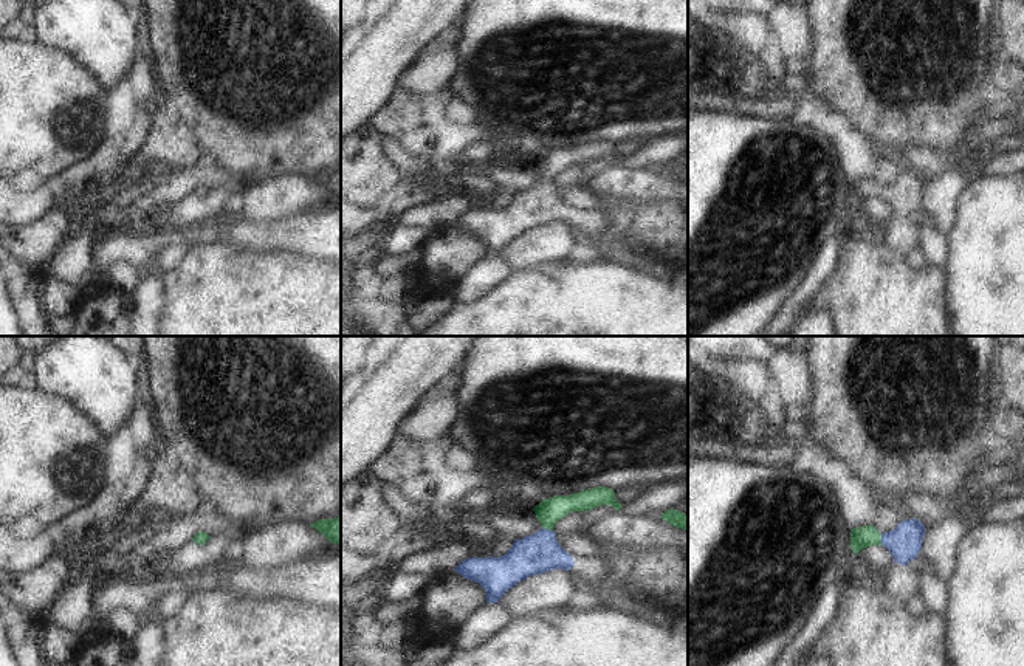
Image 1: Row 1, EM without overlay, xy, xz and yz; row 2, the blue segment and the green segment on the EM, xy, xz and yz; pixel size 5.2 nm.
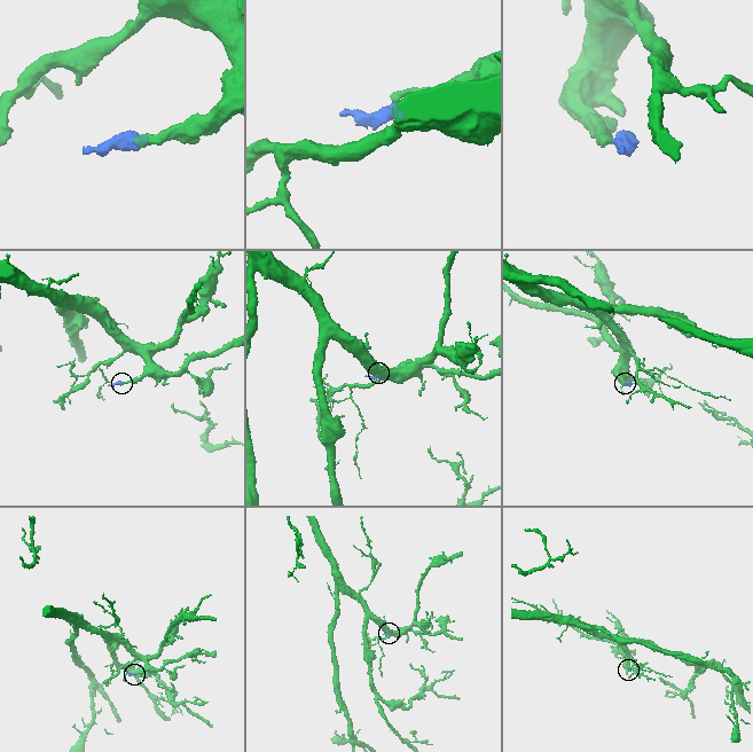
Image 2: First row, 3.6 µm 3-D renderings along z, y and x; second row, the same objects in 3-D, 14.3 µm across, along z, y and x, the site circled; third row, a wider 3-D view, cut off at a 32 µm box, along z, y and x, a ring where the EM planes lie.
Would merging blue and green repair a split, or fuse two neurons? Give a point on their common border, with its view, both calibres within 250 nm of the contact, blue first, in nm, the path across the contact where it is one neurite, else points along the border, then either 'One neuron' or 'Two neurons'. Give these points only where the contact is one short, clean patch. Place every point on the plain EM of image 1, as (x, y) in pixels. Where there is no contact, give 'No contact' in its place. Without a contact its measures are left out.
Touches blue at yz (880, 192). Thickness 180 nm (blue) against 110 nm. Path across: yz (903, 195), (880, 192), (863, 189). One neuron.

